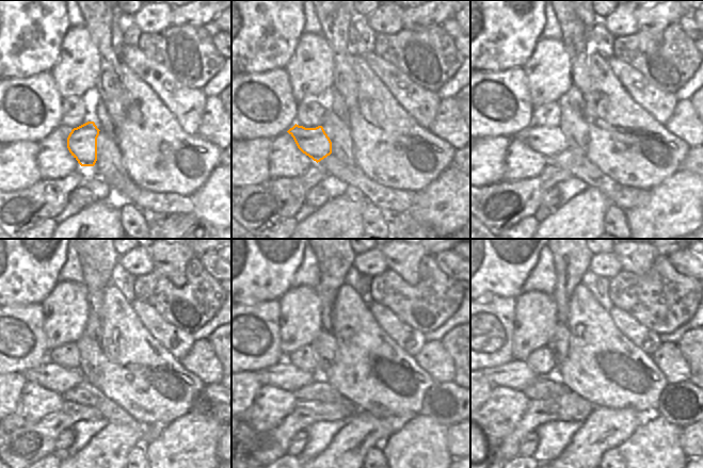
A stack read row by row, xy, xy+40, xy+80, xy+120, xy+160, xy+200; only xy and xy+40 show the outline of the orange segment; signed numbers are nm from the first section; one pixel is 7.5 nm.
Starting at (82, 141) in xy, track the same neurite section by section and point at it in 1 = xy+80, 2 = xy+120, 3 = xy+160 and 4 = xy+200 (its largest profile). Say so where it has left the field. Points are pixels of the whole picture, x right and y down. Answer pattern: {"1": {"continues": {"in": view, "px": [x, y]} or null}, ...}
{"1": {"continues": {"in": "xy+80", "px": [547, 141]}}, "2": {"continues": {"in": "xy+120", "px": [51, 376]}}, "3": {"continues": {"in": "xy+160", "px": [284, 375]}}, "4": {"continues": {"in": "xy+200", "px": [516, 374]}}}

